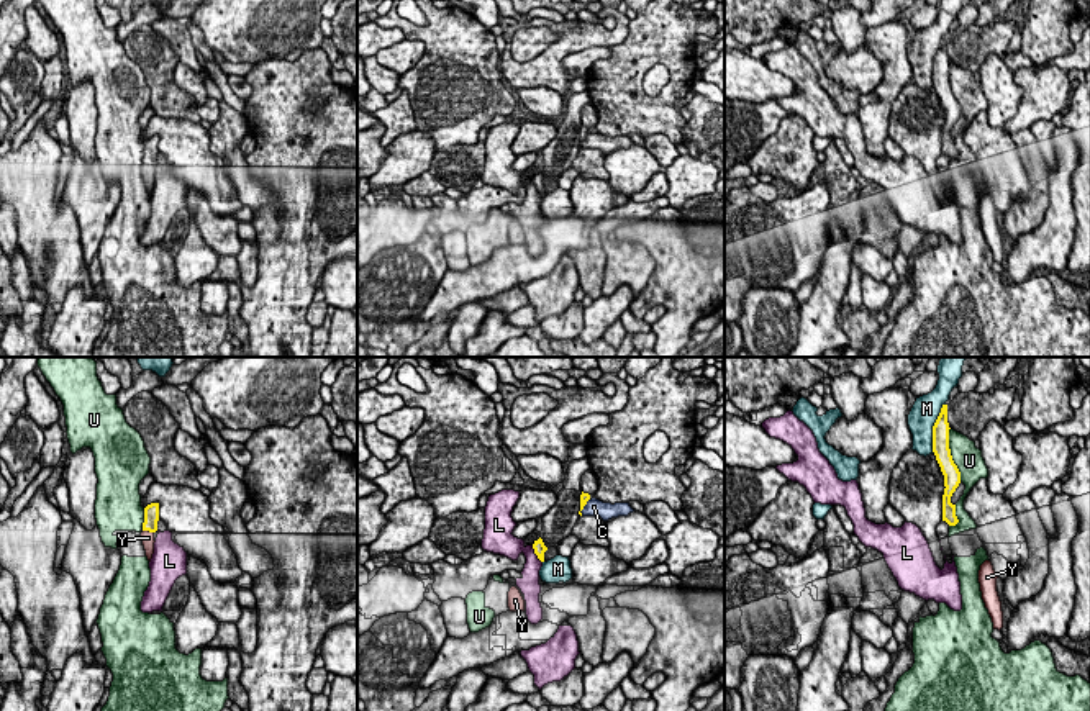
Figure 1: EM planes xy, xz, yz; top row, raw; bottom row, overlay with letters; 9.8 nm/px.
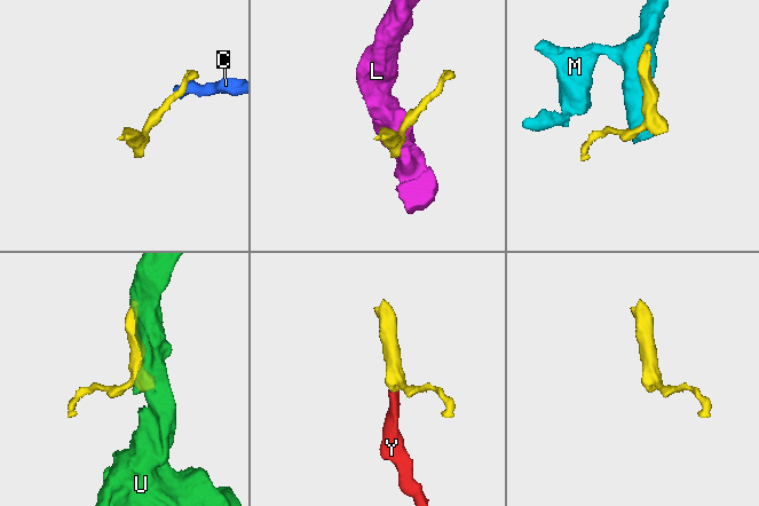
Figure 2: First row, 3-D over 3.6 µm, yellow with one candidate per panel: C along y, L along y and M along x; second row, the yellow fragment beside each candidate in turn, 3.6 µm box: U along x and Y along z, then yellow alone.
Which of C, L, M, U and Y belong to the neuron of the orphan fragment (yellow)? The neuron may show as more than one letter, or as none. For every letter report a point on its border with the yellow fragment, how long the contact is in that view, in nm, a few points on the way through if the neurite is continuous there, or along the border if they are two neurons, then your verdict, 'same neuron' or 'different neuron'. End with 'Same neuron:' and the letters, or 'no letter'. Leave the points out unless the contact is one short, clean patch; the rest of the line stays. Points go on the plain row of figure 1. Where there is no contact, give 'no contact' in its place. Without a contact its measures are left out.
C: xz (584, 138) | 190 nm | along xz (589, 131), (581, 148) | different neuron
L: xz (535, 185) | 200 nm | different neuron
M: yz (933, 61) | 500 nm | different neuron
U: yz (949, 87) | 550 nm | different neuron
Y: xy (148, 163) | 120 nm | across xy (151, 144), (148, 163), (148, 171) | same neuron
Same neuron: Y

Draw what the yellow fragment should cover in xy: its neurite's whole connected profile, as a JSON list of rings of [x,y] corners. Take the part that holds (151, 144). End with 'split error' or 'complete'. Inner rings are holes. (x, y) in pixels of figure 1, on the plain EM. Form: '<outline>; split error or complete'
[[[151,136],[144,141],[144,156],[143,156],[143,179],[146,183],[146,190],[151,195],[154,187],[154,165],[157,164],[157,154],[159,154],[159,136]]]; split error

